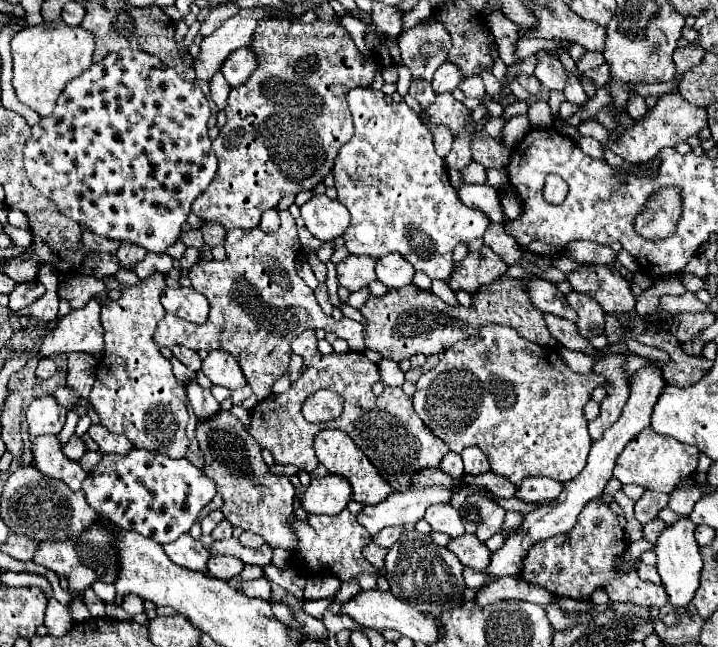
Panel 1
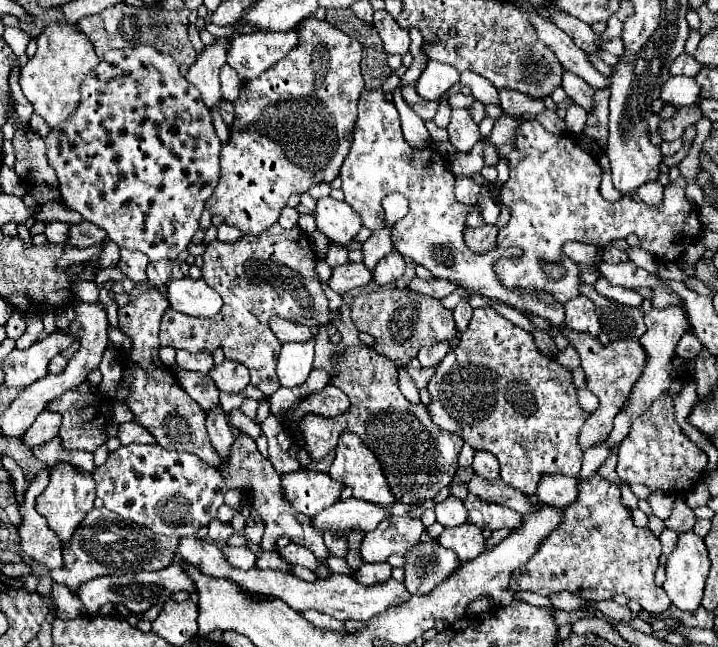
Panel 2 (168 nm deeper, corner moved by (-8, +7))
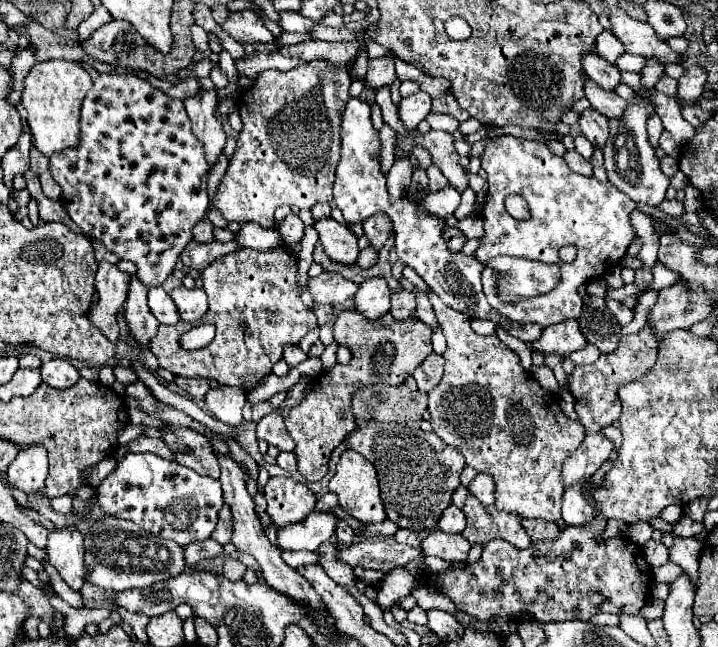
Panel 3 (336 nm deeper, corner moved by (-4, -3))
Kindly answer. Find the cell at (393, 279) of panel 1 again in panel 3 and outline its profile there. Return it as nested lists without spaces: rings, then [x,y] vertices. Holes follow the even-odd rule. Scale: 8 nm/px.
[[[369,278],[359,284],[355,294],[355,310],[367,320],[377,320],[389,312],[391,290],[383,278]]]

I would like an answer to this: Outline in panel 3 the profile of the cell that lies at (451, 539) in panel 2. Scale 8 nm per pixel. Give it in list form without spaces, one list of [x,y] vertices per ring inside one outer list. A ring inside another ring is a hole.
[[[435,528],[423,542],[421,550],[425,556],[437,556],[447,562],[465,562],[469,554],[469,542],[461,534],[445,534]]]

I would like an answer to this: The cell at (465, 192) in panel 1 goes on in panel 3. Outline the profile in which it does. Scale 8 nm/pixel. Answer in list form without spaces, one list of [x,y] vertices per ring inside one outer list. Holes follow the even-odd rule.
[[[445,186],[439,192],[429,192],[425,200],[419,202],[419,210],[433,218],[445,218],[457,210],[459,200],[461,192],[457,192],[453,186]]]

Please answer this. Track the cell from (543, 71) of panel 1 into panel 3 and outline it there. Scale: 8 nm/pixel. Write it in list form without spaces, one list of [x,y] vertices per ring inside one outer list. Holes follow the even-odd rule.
[[[585,110],[581,112],[579,126],[583,130],[583,136],[597,148],[603,148],[609,138],[609,120],[603,114],[597,114],[597,110]]]

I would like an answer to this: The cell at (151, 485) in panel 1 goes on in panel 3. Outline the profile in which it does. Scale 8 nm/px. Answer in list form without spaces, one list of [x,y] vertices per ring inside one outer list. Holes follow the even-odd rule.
[[[129,452],[97,488],[97,504],[115,518],[131,520],[159,538],[187,546],[211,536],[225,500],[219,480],[199,476],[197,472],[157,454]]]

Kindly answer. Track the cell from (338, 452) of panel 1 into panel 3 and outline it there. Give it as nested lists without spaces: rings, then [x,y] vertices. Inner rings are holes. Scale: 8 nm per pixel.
[[[347,450],[341,456],[337,464],[337,474],[329,482],[329,492],[339,498],[339,506],[343,508],[343,512],[359,522],[381,522],[387,518],[383,510],[383,500],[379,496],[379,482],[377,482],[375,468],[369,460],[365,460],[355,450]]]

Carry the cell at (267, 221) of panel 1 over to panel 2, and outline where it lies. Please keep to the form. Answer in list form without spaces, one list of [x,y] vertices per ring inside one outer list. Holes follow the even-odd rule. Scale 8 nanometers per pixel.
[[[285,206],[281,212],[281,218],[279,218],[279,224],[283,228],[293,228],[293,226],[297,226],[297,218],[299,218],[299,212],[295,208]]]

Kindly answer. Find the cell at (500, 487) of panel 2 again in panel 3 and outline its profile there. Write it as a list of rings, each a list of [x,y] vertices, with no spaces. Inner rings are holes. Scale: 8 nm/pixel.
[[[523,520],[523,526],[527,530],[527,534],[533,538],[533,542],[539,540],[555,540],[559,534],[559,526],[545,522],[545,520]]]

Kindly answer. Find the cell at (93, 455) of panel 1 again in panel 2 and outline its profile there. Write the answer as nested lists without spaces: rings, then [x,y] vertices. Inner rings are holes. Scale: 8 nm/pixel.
[[[69,390],[69,392],[61,394],[57,400],[53,400],[47,408],[63,414],[59,436],[61,436],[62,446],[67,450],[79,449],[95,452],[101,444],[105,444],[107,436],[105,436],[103,428],[109,420],[109,400],[103,394],[93,394],[93,392],[79,394],[75,390]]]

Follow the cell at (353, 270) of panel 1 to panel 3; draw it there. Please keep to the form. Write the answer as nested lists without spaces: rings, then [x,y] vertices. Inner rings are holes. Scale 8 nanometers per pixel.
[[[321,272],[315,278],[309,278],[309,292],[317,304],[343,304],[351,300],[357,292],[357,284],[329,272]]]

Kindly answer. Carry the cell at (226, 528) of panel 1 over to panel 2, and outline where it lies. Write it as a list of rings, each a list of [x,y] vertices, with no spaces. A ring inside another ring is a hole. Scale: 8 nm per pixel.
[[[211,520],[211,524],[209,524],[209,538],[213,542],[217,542],[217,540],[227,542],[231,536],[233,536],[233,526],[231,524],[225,524],[225,522],[219,522],[219,520]]]

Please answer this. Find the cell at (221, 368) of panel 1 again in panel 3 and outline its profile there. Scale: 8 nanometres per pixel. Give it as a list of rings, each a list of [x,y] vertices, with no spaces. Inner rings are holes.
[[[221,386],[217,390],[209,390],[205,396],[205,404],[211,416],[215,416],[223,424],[241,424],[241,408],[245,404],[245,392],[233,386]]]

